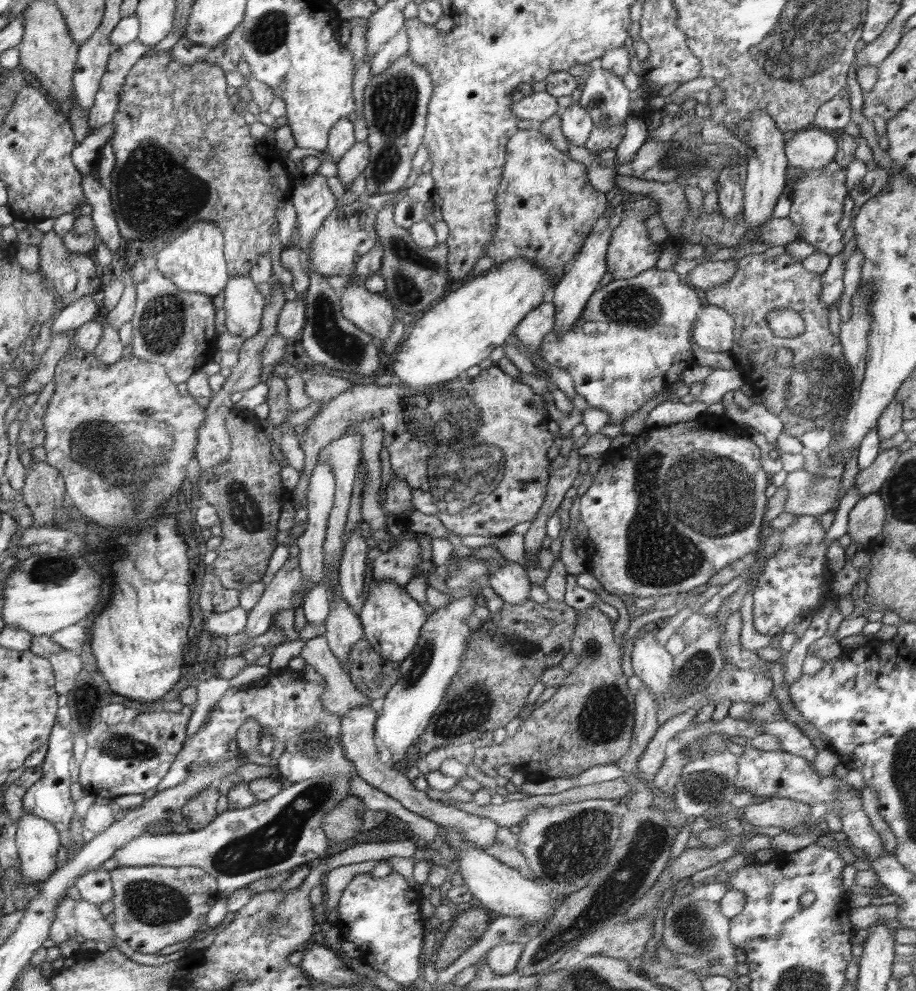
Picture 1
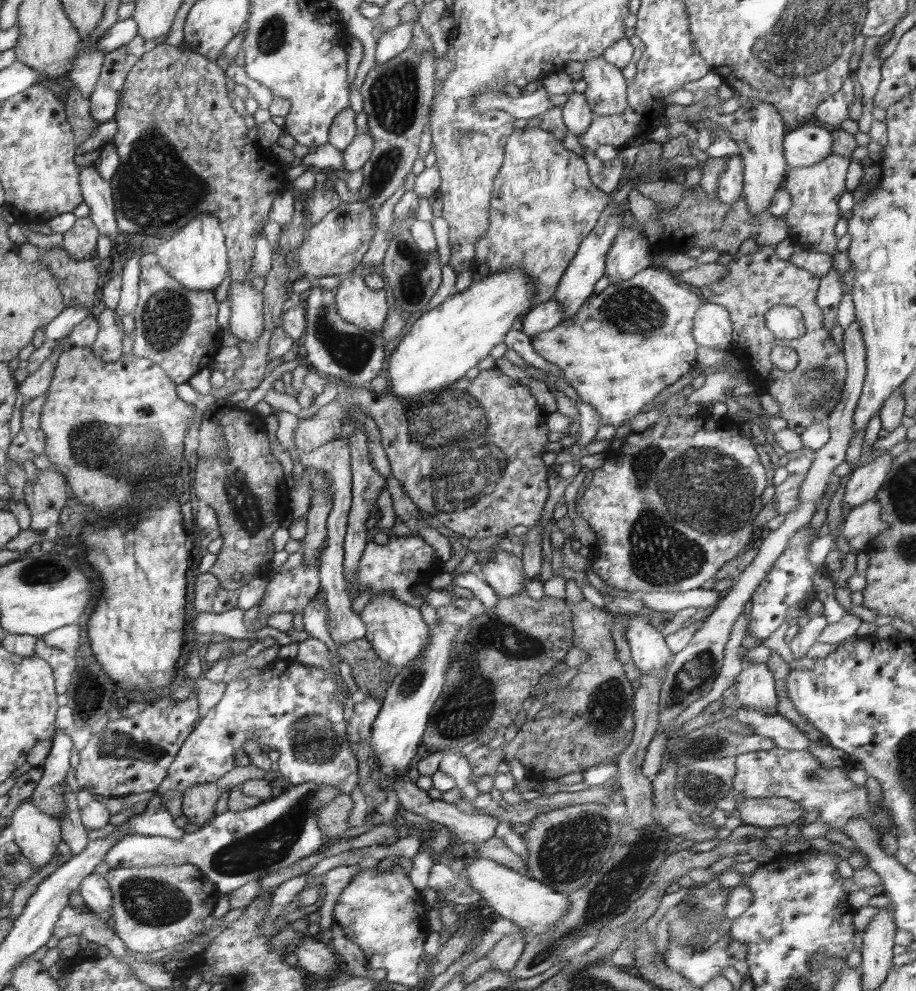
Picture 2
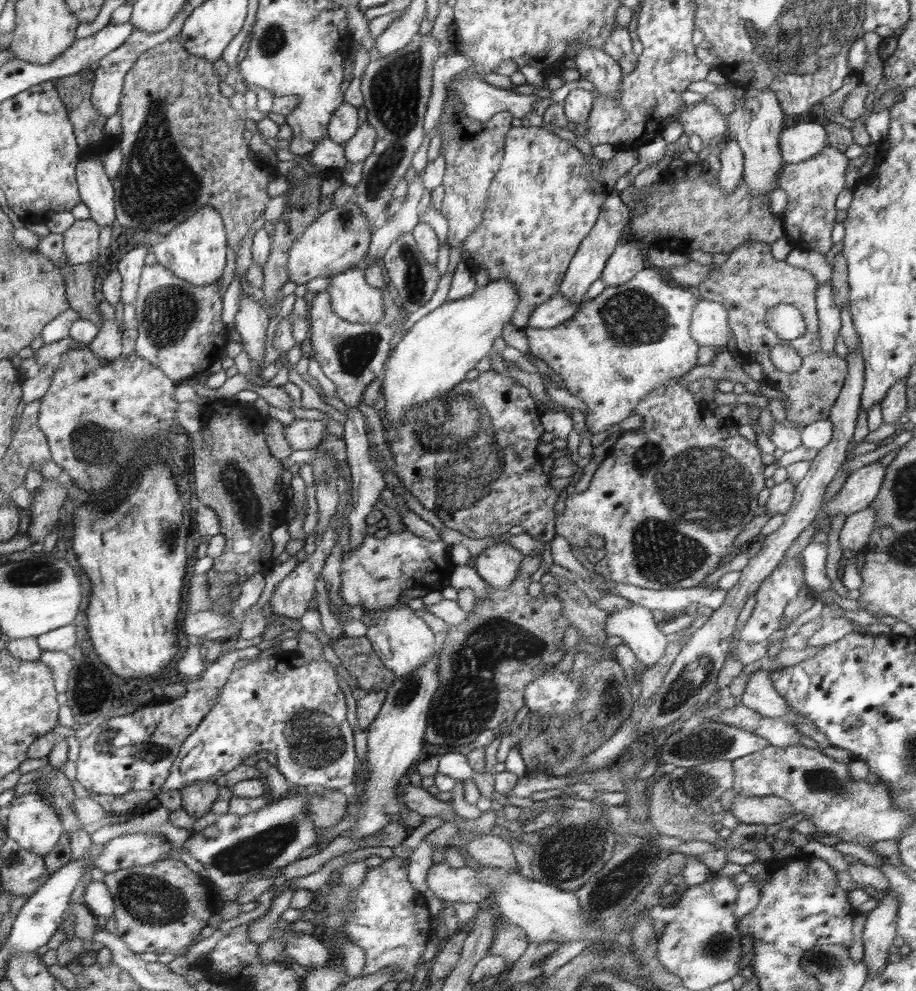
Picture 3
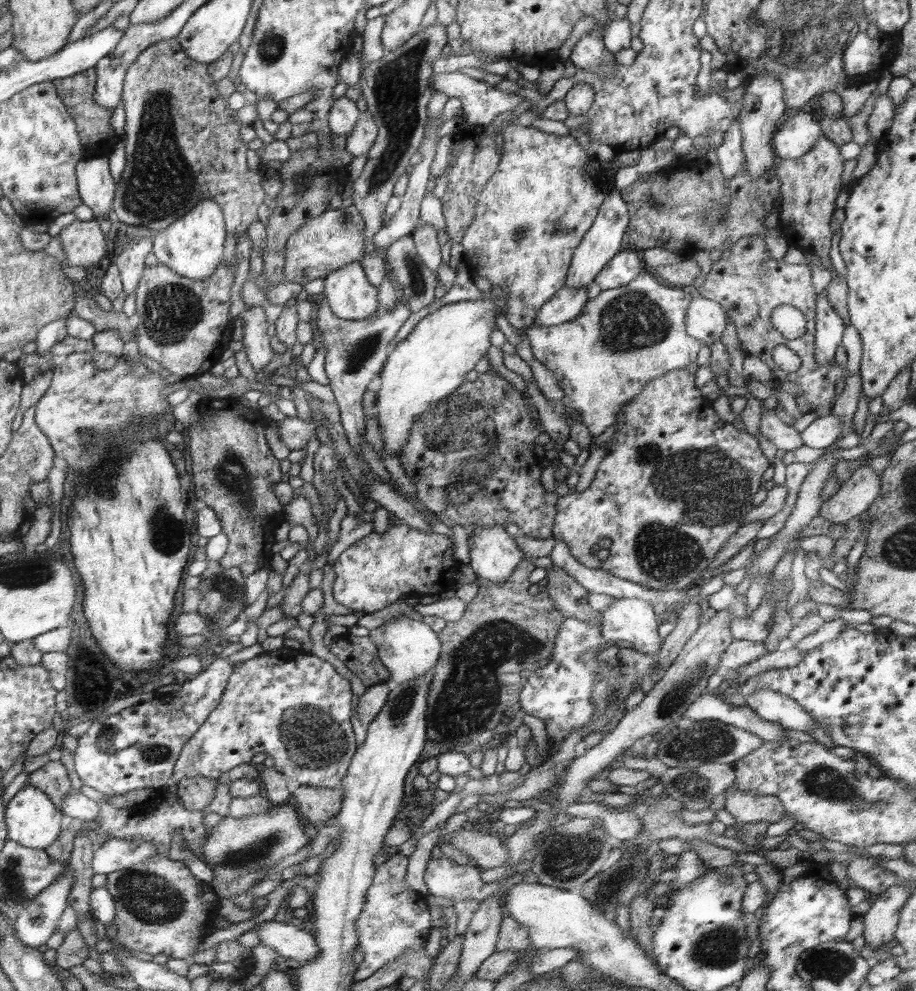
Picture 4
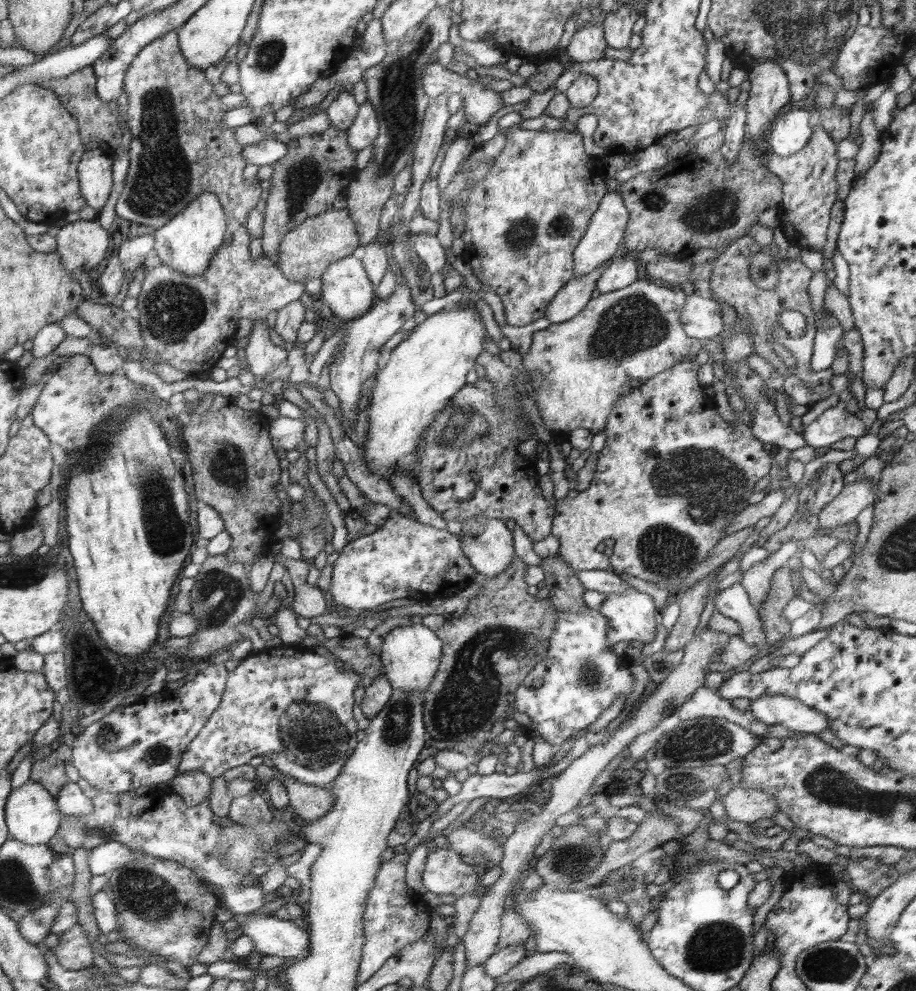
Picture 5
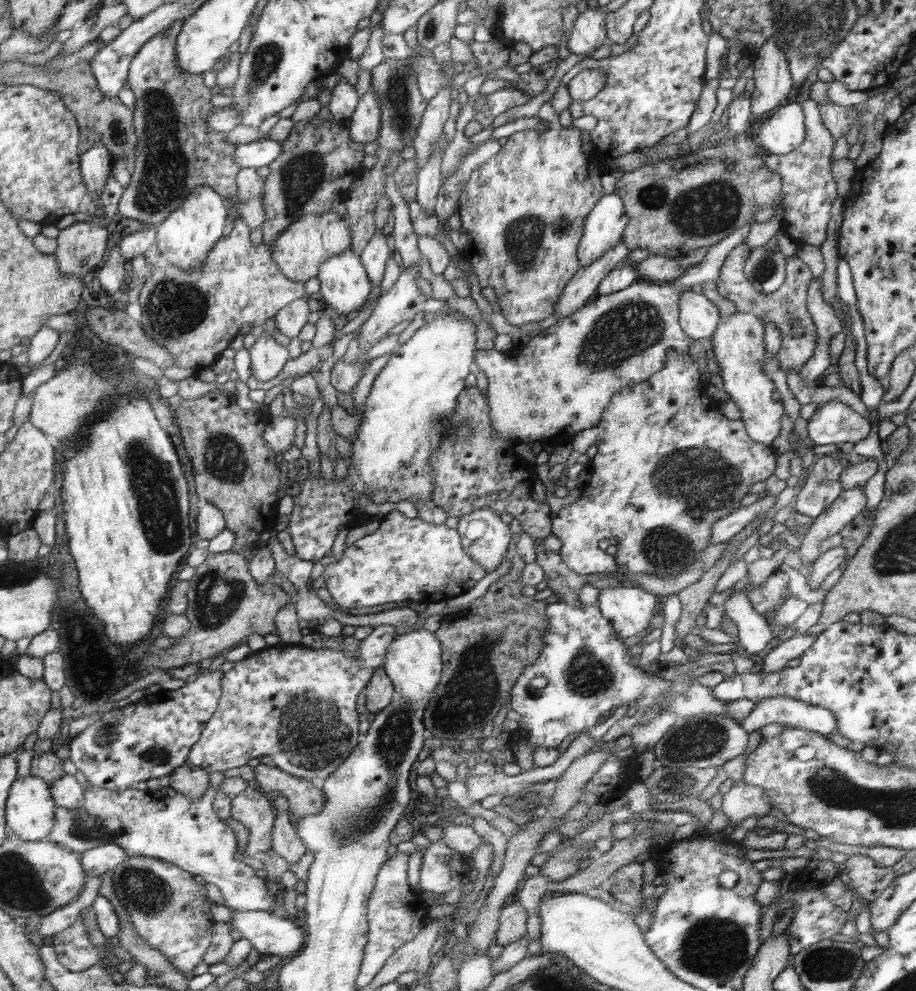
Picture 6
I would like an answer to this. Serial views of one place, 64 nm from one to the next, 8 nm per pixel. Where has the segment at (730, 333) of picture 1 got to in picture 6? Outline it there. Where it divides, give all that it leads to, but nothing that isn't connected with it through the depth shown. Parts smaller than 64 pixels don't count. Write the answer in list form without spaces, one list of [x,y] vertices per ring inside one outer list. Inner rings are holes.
[[[694,291],[681,294],[681,323],[690,338],[710,339],[717,333],[720,314],[714,302]]]

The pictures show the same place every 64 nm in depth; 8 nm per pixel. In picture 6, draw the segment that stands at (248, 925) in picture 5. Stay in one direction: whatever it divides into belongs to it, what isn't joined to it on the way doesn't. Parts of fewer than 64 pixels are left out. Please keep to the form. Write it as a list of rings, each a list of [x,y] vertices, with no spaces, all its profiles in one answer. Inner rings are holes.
[[[231,910],[231,912],[234,912],[234,915],[227,922],[230,930],[241,932],[242,936],[250,941],[254,950],[258,950],[260,954],[292,957],[295,956],[294,954],[301,952],[304,946],[305,936],[295,919],[262,910],[253,910],[252,912]]]

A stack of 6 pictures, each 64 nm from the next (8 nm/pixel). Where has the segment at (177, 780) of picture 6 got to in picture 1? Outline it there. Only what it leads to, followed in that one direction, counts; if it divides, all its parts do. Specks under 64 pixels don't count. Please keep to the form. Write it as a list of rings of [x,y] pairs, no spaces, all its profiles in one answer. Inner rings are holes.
[[[209,786],[192,796],[181,808],[190,831],[202,830],[218,817],[216,802],[220,795],[216,786]]]

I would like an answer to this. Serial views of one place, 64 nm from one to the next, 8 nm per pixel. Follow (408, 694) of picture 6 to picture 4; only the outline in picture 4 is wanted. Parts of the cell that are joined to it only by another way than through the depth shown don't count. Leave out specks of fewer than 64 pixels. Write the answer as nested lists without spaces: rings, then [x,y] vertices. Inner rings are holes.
[[[399,615],[386,621],[381,627],[369,630],[370,640],[376,645],[382,664],[389,670],[389,682],[392,685],[405,684],[417,680],[424,674],[432,673],[441,656],[438,634],[423,621],[413,620]]]

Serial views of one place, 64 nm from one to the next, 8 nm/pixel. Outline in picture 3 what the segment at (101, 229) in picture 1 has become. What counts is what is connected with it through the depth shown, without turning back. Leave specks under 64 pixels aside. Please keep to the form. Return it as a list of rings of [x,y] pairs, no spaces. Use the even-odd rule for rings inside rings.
[[[99,157],[77,164],[77,183],[81,189],[82,203],[90,209],[90,219],[98,227],[112,227],[115,219],[115,190]]]

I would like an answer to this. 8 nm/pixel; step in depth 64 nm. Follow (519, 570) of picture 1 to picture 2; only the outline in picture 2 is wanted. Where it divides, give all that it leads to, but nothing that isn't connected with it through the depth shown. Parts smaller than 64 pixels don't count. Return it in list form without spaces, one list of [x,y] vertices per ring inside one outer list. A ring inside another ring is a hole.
[[[499,547],[496,555],[483,565],[477,565],[480,576],[501,598],[512,598],[519,594],[529,580],[526,578],[522,557],[510,555]]]

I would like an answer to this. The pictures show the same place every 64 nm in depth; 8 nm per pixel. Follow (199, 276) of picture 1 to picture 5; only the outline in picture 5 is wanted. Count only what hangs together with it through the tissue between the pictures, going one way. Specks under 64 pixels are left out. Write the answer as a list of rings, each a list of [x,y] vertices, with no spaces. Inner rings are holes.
[[[206,192],[194,199],[182,213],[154,232],[154,250],[158,253],[161,264],[190,277],[204,275],[212,265],[214,255],[224,244],[224,216],[226,210],[218,196]]]

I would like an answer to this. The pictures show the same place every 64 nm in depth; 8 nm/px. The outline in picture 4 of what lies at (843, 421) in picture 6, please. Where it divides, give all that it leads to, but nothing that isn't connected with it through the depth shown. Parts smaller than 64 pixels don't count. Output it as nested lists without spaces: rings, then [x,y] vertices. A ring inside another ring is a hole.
[[[829,412],[822,418],[815,419],[803,432],[801,437],[803,444],[810,448],[827,449],[838,440],[842,431],[855,432],[853,422],[843,424],[839,416]]]

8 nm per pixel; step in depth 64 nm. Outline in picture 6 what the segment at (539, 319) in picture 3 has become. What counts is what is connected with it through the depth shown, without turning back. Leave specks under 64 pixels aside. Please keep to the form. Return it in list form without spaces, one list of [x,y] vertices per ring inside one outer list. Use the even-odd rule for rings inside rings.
[[[622,240],[616,247],[602,255],[597,262],[581,267],[557,302],[555,315],[561,319],[580,310],[614,268],[628,261],[629,254],[630,248],[626,247],[626,243]]]

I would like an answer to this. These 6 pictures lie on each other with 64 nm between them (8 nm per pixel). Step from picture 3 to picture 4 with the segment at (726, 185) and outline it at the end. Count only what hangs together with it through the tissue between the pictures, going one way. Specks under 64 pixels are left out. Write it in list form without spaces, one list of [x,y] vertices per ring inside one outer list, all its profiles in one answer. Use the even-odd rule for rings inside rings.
[[[736,118],[730,128],[724,132],[722,144],[715,150],[725,178],[733,178],[735,174],[739,174],[743,170],[745,156],[741,149],[741,138],[739,122]]]

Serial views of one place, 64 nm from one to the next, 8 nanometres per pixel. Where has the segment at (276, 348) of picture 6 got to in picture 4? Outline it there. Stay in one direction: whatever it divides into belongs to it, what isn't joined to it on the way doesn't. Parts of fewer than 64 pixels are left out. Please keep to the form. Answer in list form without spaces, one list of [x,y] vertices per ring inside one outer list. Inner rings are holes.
[[[248,307],[240,316],[244,320],[243,351],[254,370],[261,372],[271,360],[280,358],[282,354],[278,354],[270,347],[271,337],[268,336],[267,332],[270,324],[262,307]]]

